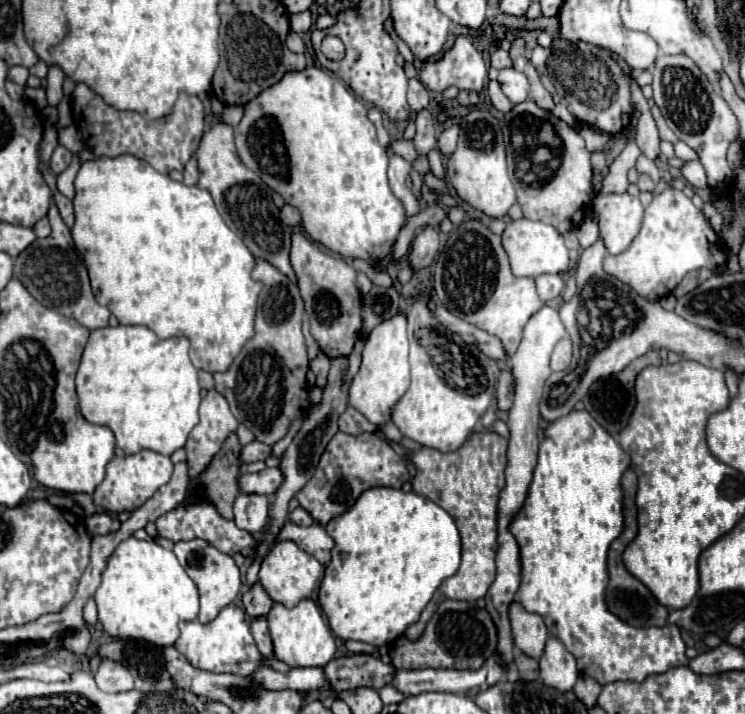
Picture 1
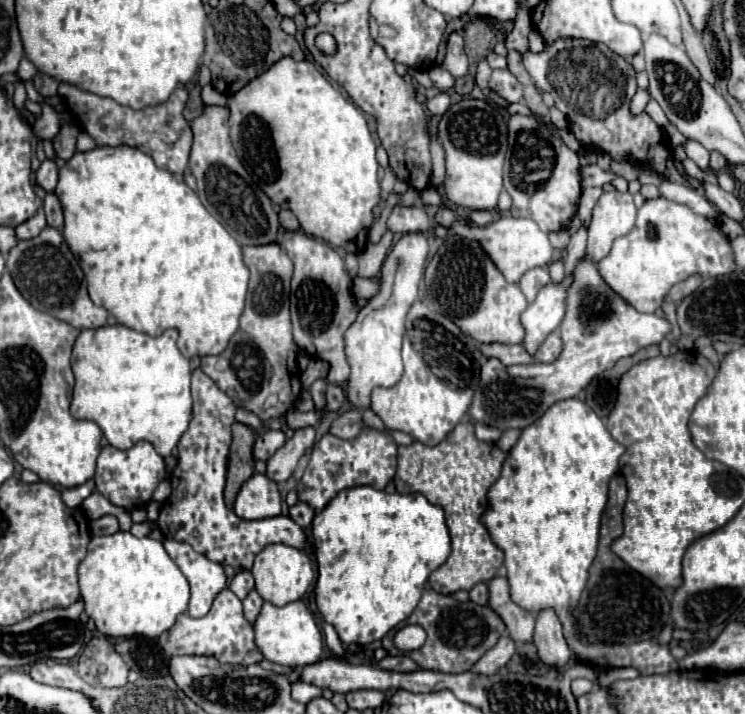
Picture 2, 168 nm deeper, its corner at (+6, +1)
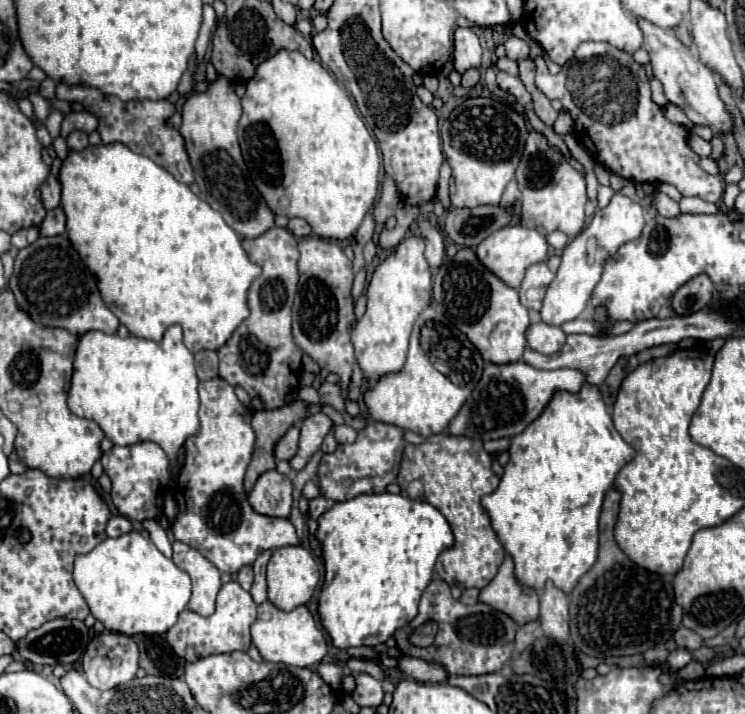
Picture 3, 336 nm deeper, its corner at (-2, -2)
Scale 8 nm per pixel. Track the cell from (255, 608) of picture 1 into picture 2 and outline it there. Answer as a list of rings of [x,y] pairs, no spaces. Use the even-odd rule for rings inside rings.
[[[240,570],[234,580],[230,582],[230,590],[240,598],[244,600],[246,598],[246,592],[250,592],[250,588],[254,588],[254,576],[248,572],[248,570]]]

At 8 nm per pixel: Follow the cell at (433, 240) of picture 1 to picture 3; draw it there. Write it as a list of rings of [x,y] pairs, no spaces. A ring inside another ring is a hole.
[[[412,235],[404,239],[398,245],[398,249],[394,249],[374,269],[366,291],[368,299],[366,313],[352,331],[354,353],[368,383],[376,383],[380,377],[388,373],[402,371],[406,363],[408,337],[412,325],[416,317],[430,305],[430,297],[432,297],[432,273],[424,257],[424,239]]]

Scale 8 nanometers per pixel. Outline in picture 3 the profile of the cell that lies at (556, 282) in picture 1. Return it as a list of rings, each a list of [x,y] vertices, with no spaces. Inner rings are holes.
[[[538,263],[538,265],[532,265],[528,271],[526,271],[526,277],[520,285],[520,303],[528,309],[534,309],[538,311],[542,307],[542,299],[544,299],[544,293],[548,289],[548,285],[552,283],[554,279],[554,273],[548,269],[546,263]]]

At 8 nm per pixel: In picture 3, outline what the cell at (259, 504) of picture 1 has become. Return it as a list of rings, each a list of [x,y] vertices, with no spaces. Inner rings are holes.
[[[266,471],[250,491],[248,501],[260,515],[288,517],[292,509],[292,483],[278,471]]]

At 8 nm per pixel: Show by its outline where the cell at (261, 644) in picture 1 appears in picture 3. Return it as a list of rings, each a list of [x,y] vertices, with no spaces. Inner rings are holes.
[[[264,551],[256,561],[254,561],[254,585],[250,589],[250,595],[256,605],[266,601],[266,563],[270,559],[270,551]]]

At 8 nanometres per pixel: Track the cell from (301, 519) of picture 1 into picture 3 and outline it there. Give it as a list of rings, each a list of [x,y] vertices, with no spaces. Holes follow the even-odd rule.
[[[324,497],[312,499],[312,501],[310,501],[310,507],[308,507],[308,517],[310,517],[310,519],[318,519],[318,517],[326,511],[326,507],[328,507],[328,501],[326,501]]]

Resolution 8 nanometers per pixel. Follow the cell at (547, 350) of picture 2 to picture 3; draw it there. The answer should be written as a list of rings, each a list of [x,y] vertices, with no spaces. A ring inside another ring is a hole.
[[[532,323],[526,333],[526,339],[528,339],[530,349],[534,349],[542,355],[552,355],[562,347],[562,343],[566,343],[566,333],[560,327]]]

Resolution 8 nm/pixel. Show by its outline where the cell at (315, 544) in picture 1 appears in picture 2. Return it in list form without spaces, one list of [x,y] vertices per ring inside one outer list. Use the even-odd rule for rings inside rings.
[[[202,370],[192,372],[192,420],[190,428],[178,442],[178,466],[172,472],[172,494],[160,508],[158,528],[164,538],[188,542],[198,554],[222,566],[250,570],[256,554],[268,544],[286,544],[294,548],[306,546],[304,530],[288,516],[272,516],[262,520],[238,518],[224,504],[224,484],[228,470],[228,454],[232,444],[232,424],[236,406],[210,376]]]

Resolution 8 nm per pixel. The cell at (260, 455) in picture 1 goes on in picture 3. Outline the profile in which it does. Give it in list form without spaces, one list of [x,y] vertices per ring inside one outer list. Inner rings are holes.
[[[294,425],[286,431],[286,435],[274,447],[274,455],[276,455],[278,461],[282,461],[282,459],[288,461],[288,459],[294,457],[296,449],[298,449],[298,437],[300,437],[300,427]]]

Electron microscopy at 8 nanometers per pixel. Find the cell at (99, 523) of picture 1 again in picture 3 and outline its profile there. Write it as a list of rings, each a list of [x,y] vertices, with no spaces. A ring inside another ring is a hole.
[[[114,515],[106,525],[108,537],[118,537],[118,535],[124,535],[124,533],[130,533],[130,531],[132,531],[132,523],[124,515]]]

